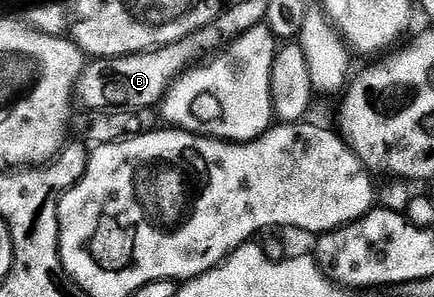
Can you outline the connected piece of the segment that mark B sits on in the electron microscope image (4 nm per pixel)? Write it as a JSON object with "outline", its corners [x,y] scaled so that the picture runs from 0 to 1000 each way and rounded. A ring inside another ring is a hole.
{"outline":[[[435,121],[396,155],[373,155],[336,182],[295,182],[288,195],[226,195],[187,232],[184,269],[171,306],[173,340],[194,354],[196,374],[274,364],[286,377],[325,377],[348,357],[366,360],[389,290],[433,226],[452,182],[449,125]]]}

